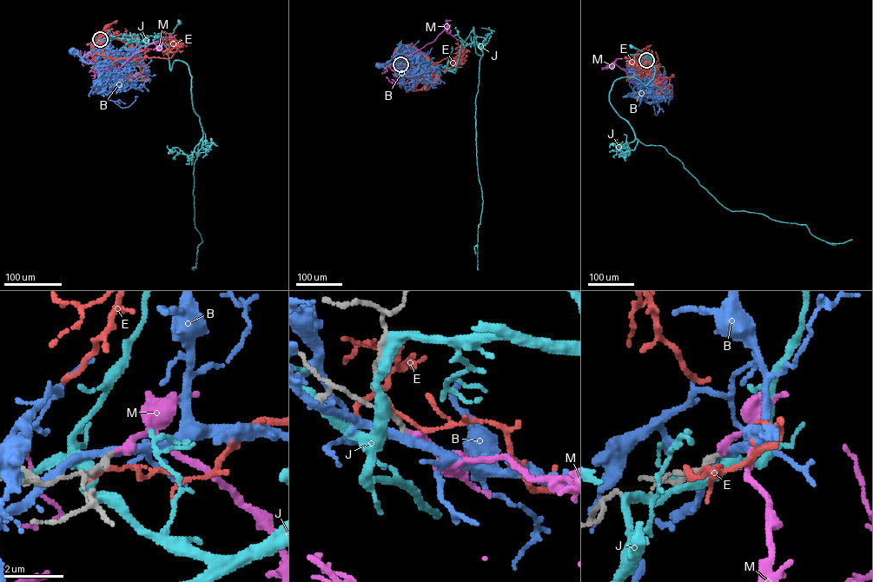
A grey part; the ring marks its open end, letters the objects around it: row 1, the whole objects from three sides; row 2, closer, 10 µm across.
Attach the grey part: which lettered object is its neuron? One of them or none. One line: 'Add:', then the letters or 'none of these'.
Add: M

